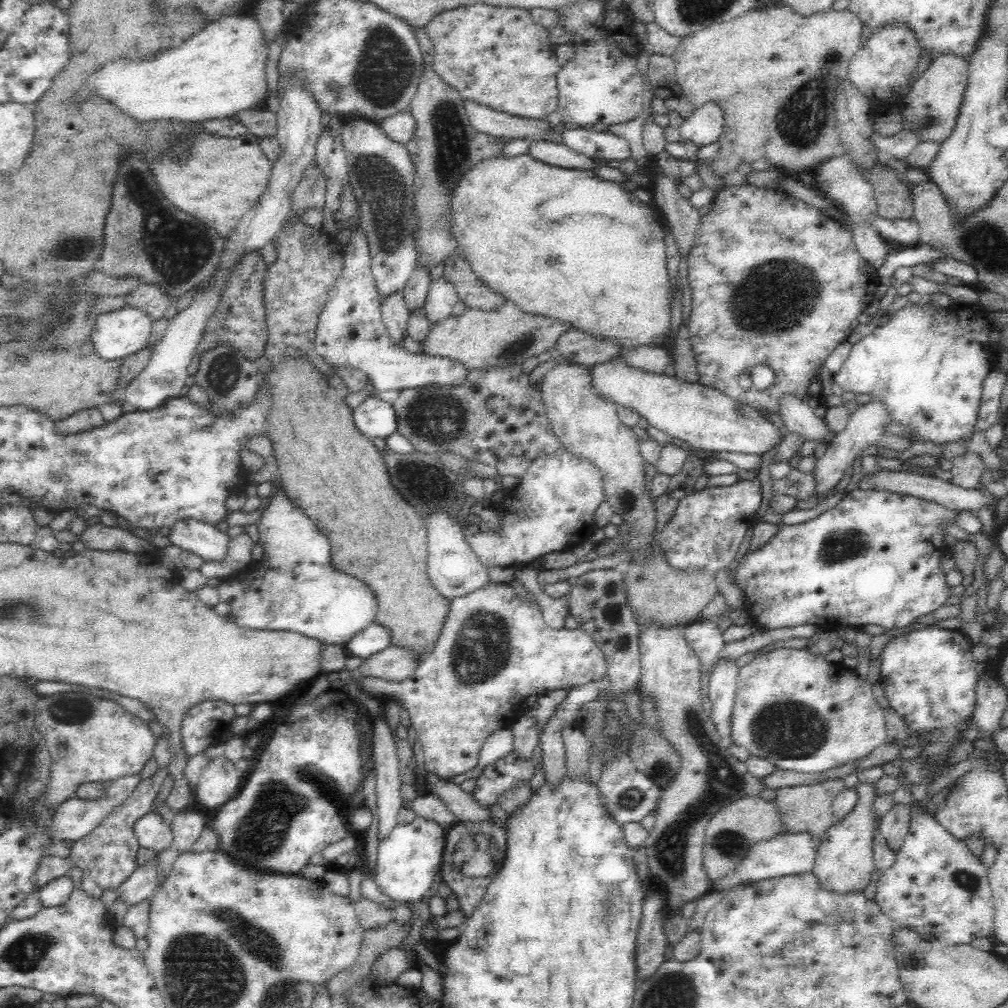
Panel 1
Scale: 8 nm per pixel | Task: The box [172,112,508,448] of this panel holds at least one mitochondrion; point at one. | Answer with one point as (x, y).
(383, 185)

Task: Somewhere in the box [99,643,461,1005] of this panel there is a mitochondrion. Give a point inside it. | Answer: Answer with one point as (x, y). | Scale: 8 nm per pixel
(262, 834)

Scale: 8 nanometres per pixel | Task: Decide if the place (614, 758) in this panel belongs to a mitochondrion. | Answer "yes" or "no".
no

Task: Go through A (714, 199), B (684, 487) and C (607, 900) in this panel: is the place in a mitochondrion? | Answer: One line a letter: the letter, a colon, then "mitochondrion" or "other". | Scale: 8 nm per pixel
A: other
B: other
C: mitochondrion

